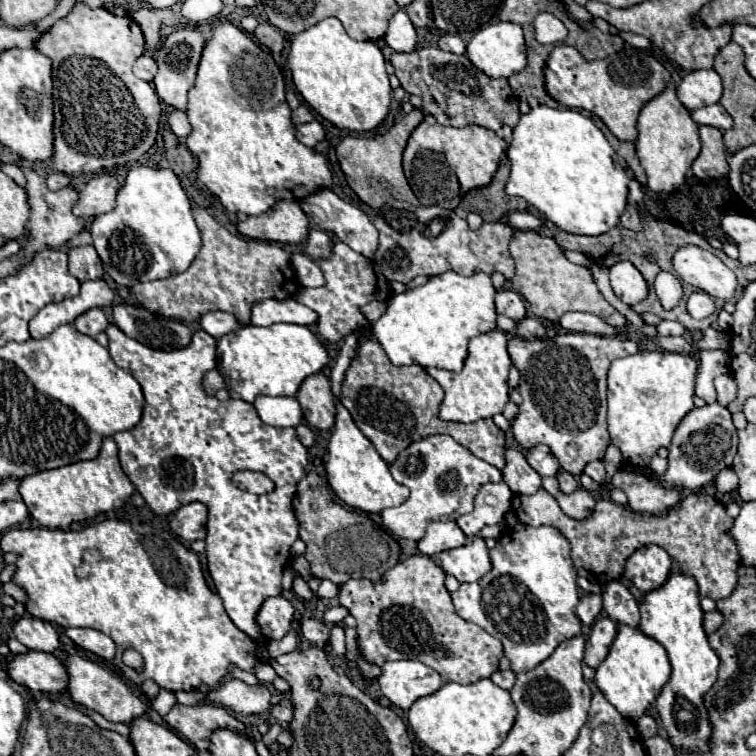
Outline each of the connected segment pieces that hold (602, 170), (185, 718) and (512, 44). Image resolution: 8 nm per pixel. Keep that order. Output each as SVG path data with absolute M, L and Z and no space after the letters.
M538 105L530 113L522 115L520 123L514 127L514 139L508 147L508 159L510 177L506 183L506 193L522 197L526 203L534 205L558 229L574 235L602 235L618 225L620 215L626 209L630 177L624 169L624 161L618 157L618 153L612 149L612 145L592 119L568 107L552 109L546 105Z
M200 701L194 705L176 703L170 709L170 713L164 717L164 721L174 731L184 735L190 743L194 743L200 751L208 749L210 731L216 727L228 727L228 729L234 729L234 731L240 731L242 735L246 735L244 723L236 721L232 715L228 715L228 711L224 707L214 705L210 701Z
M500 21L494 25L486 25L470 39L466 47L466 57L490 77L510 77L514 73L520 73L526 67L524 31L518 23L512 23L512 21Z

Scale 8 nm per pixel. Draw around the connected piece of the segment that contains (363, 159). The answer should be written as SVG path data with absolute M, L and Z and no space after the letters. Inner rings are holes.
M414 109L408 115L402 115L400 121L396 121L386 133L374 135L374 137L364 137L364 135L348 135L342 139L342 143L336 149L340 167L348 179L348 185L354 189L354 193L368 203L372 209L380 209L382 205L400 199L408 201L410 205L420 205L420 201L414 197L414 191L410 189L404 171L402 171L402 153L406 149L406 143L412 135L412 131L420 125L424 119L422 109Z

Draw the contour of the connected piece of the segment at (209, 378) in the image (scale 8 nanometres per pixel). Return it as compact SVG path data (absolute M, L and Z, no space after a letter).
M214 369L214 371L208 371L208 373L204 375L202 385L204 385L204 389L206 389L208 395L216 395L218 389L224 389L224 387L226 387L226 381L224 381L222 373L220 373L218 369Z

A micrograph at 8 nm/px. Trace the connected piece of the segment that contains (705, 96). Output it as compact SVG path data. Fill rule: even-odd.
M714 69L692 71L678 85L678 99L688 109L718 103L720 95L722 95L722 79Z

